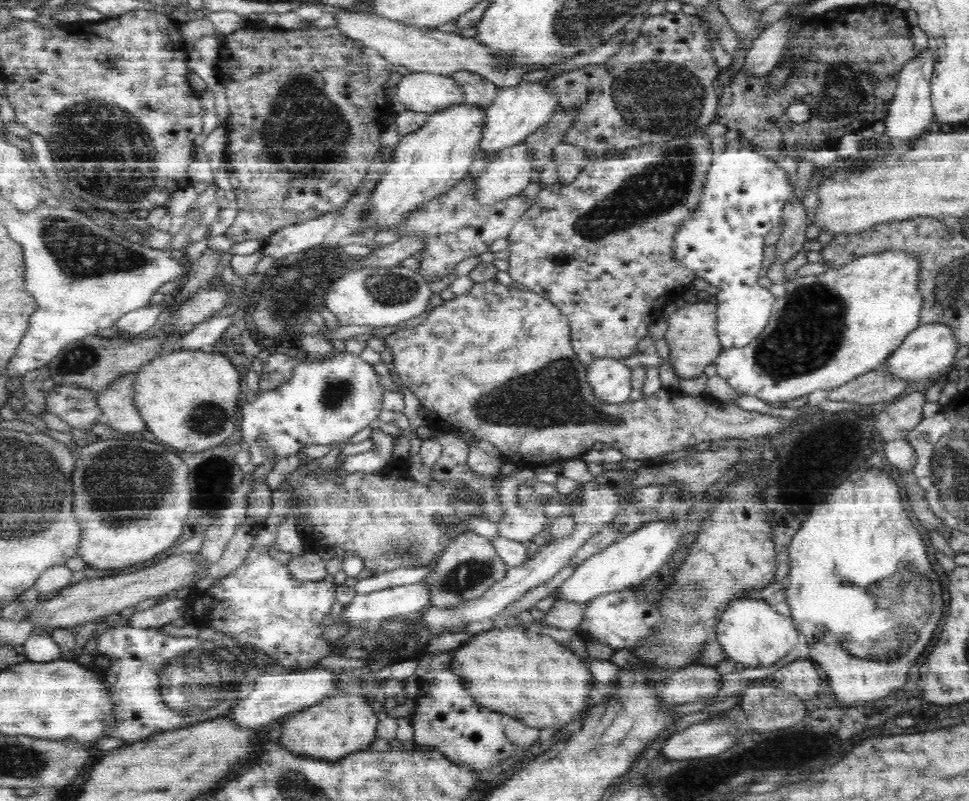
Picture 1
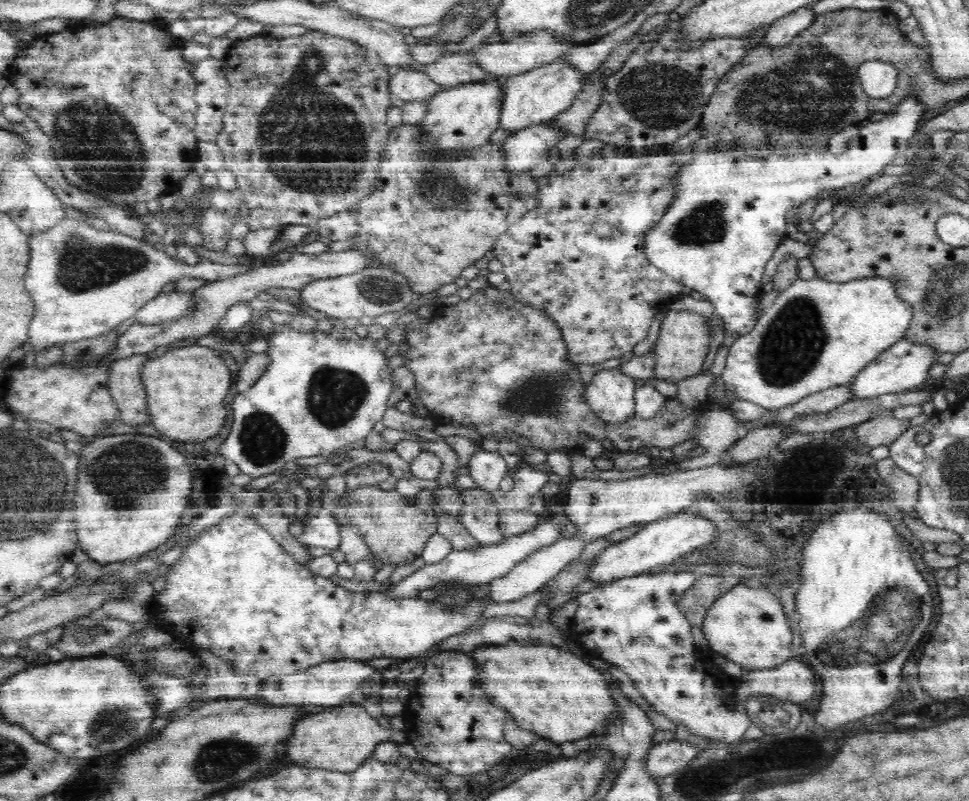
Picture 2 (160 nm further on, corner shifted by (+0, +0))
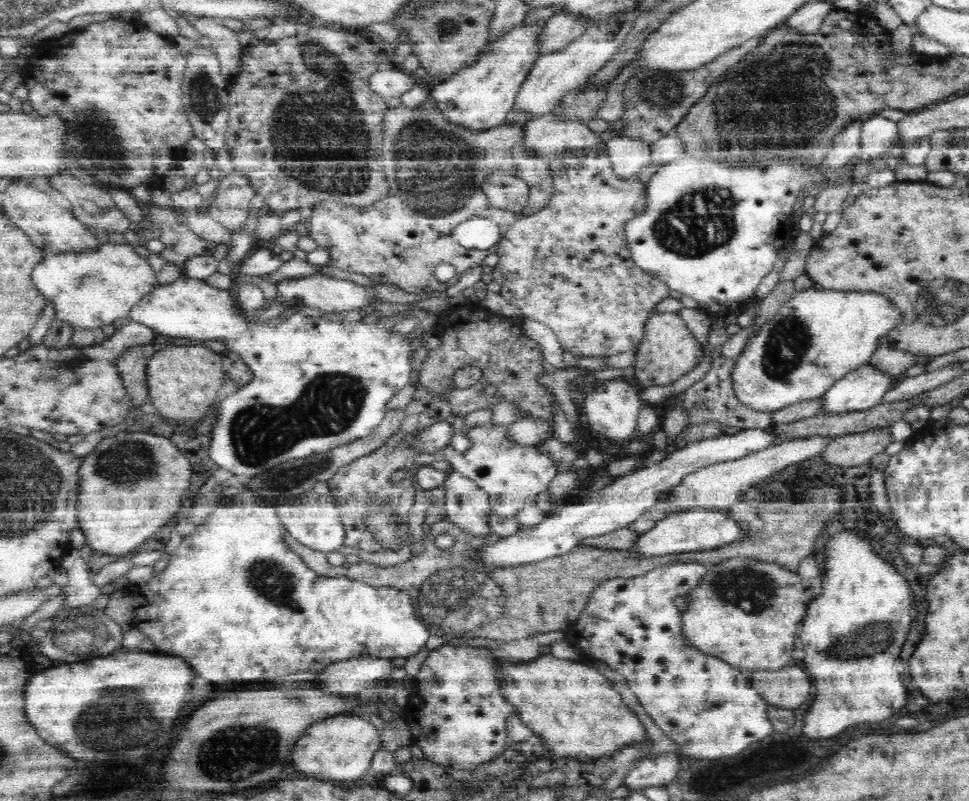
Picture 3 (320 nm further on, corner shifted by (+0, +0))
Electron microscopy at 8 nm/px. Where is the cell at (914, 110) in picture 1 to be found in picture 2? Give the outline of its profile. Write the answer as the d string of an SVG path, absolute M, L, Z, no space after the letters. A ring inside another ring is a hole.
M909 95L908 98L901 100L898 106L890 110L883 120L879 122L873 122L872 124L862 124L860 127L859 136L856 136L849 146L848 150L845 150L842 154L833 155L830 152L820 152L820 154L810 154L810 156L788 156L788 158L782 158L782 156L766 156L760 158L759 156L746 156L746 160L740 160L740 158L734 158L734 154L724 154L720 156L720 162L710 162L706 164L704 160L699 158L692 159L688 164L685 163L680 167L680 170L675 176L675 188L676 188L676 200L669 202L666 207L666 212L668 214L663 214L664 218L660 218L660 226L656 226L656 230L652 230L652 234L646 233L646 238L644 238L644 246L648 246L647 259L650 264L658 267L666 275L670 276L672 279L676 279L676 282L682 282L684 286L692 288L704 294L706 300L711 302L716 309L716 313L722 317L724 321L724 332L727 335L738 334L740 336L748 334L758 321L758 308L760 308L759 300L762 296L760 286L762 282L762 276L764 276L765 266L768 260L772 258L774 250L780 246L780 243L788 237L788 212L794 206L801 205L806 200L817 197L820 190L840 190L844 186L852 186L859 184L865 180L871 180L877 177L881 170L885 166L890 166L894 163L895 157L899 154L907 152L907 142L922 128L923 123L927 117L932 113L928 110L927 106L923 106L922 98L919 95Z

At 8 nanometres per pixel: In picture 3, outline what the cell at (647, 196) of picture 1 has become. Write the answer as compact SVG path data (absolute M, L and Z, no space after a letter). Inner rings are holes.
M604 143L595 148L591 147L589 150L581 152L574 168L552 171L553 194L548 206L536 211L534 214L520 218L508 229L508 232L504 234L504 238L501 238L496 244L496 252L499 256L496 268L506 276L506 284L503 284L504 288L502 288L501 295L508 302L520 308L523 313L522 317L537 320L553 330L562 350L570 351L575 357L611 357L613 354L636 348L643 340L647 320L657 313L655 306L663 298L669 296L670 289L668 286L656 279L656 276L652 276L636 267L631 257L630 244L627 242L626 234L624 234L623 226L626 225L626 222L630 221L631 218L638 217L647 208L647 192L644 192L642 182L636 182L636 177L637 175L630 176L630 180L618 180L618 177L614 174Z

